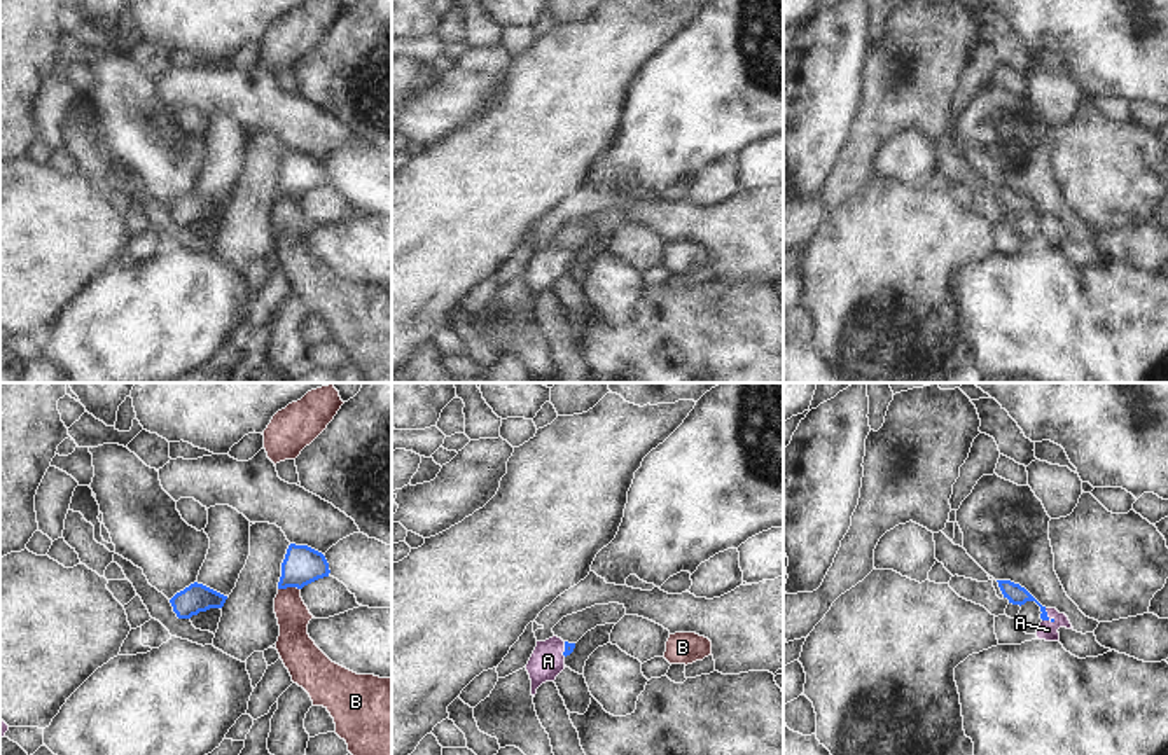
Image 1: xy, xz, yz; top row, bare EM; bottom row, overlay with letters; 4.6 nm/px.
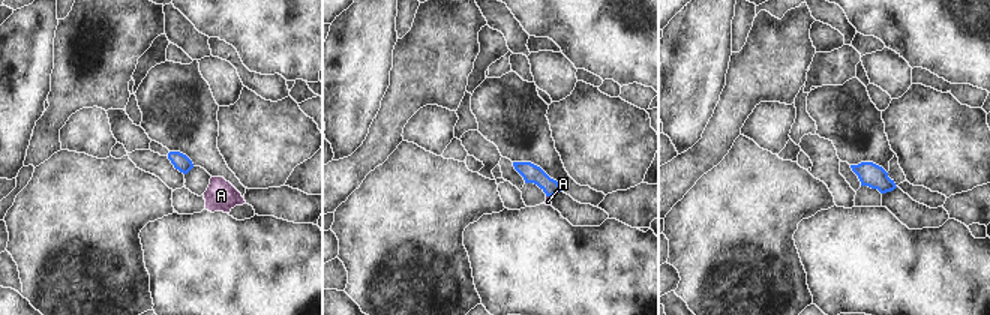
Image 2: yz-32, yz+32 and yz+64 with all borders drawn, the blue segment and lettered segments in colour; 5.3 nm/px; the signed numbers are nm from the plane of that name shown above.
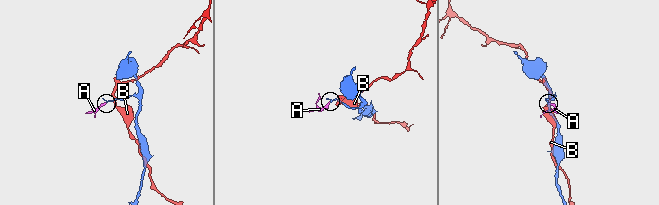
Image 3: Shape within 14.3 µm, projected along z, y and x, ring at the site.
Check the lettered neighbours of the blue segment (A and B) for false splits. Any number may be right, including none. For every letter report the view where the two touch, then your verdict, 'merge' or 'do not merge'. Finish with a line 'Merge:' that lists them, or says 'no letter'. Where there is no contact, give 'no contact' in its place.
A: meets blue in yz; merge
B: meets blue in xy; do not merge
Merge: A

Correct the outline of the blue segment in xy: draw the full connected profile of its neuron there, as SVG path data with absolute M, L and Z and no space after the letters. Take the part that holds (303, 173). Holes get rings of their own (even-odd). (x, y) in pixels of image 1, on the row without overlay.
M290 152L282 171L282 185L278 197L297 196L329 185L329 171L325 164L308 154Z

